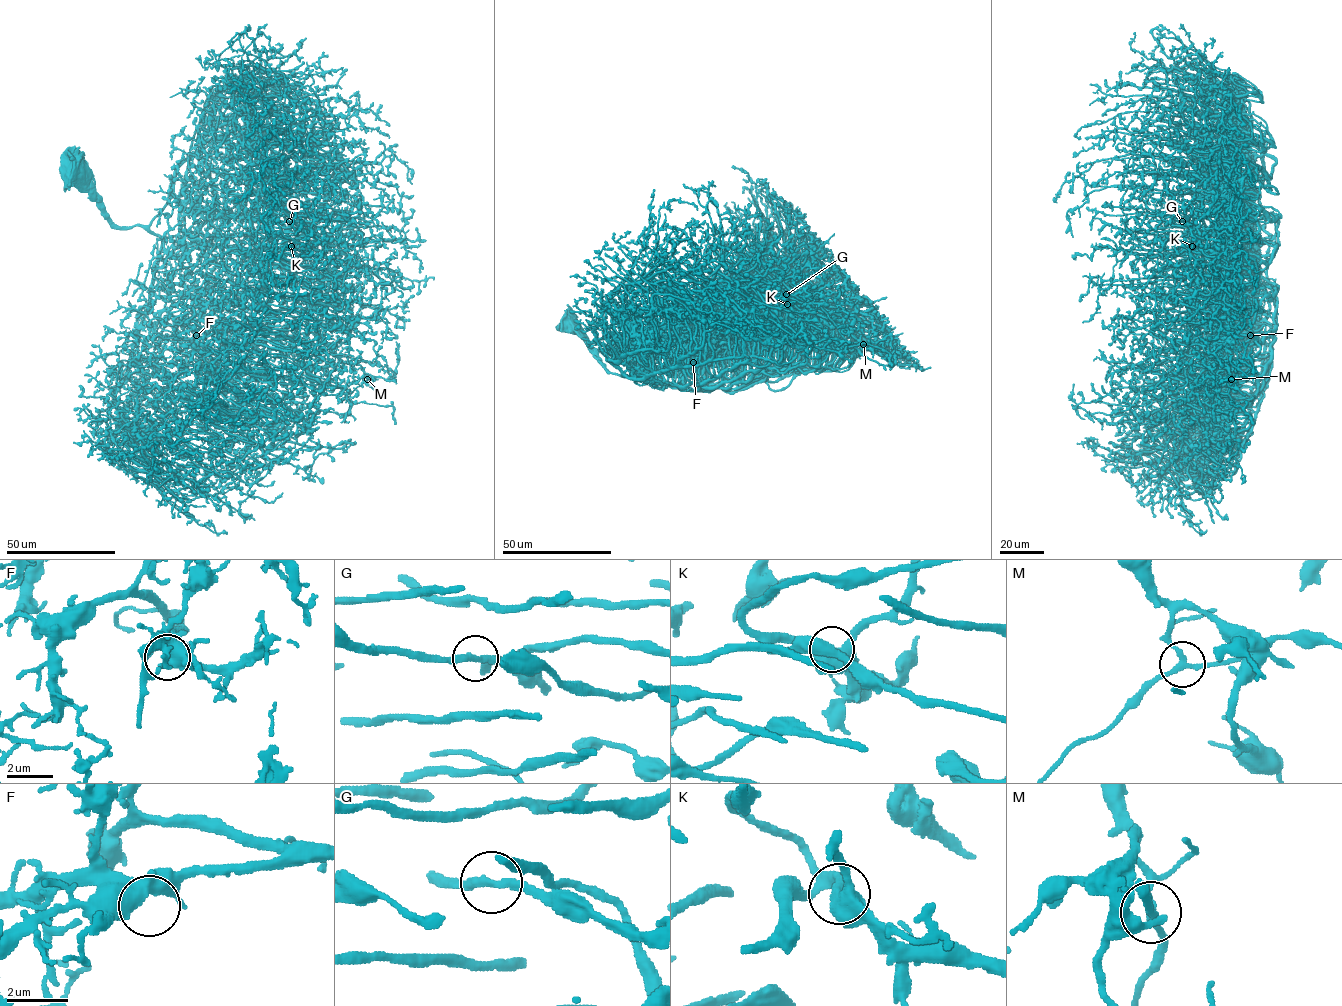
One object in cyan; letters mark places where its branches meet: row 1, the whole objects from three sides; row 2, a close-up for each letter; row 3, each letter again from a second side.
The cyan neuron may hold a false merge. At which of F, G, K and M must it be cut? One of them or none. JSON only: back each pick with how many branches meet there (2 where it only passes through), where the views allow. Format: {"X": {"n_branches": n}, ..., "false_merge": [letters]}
{"M": {"n_branches": 3}, "false_merge": ["M"]}

